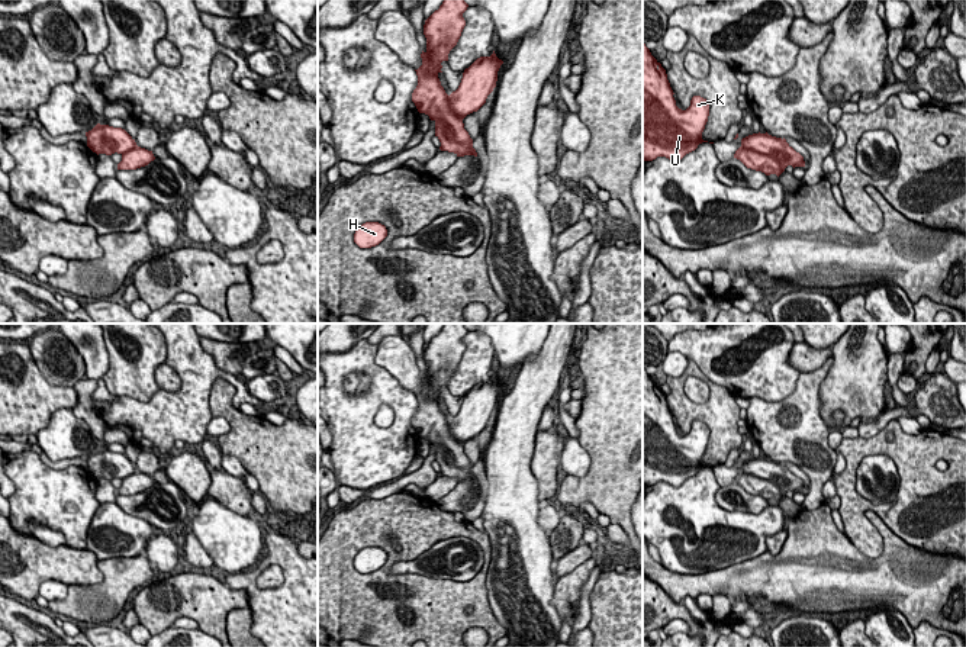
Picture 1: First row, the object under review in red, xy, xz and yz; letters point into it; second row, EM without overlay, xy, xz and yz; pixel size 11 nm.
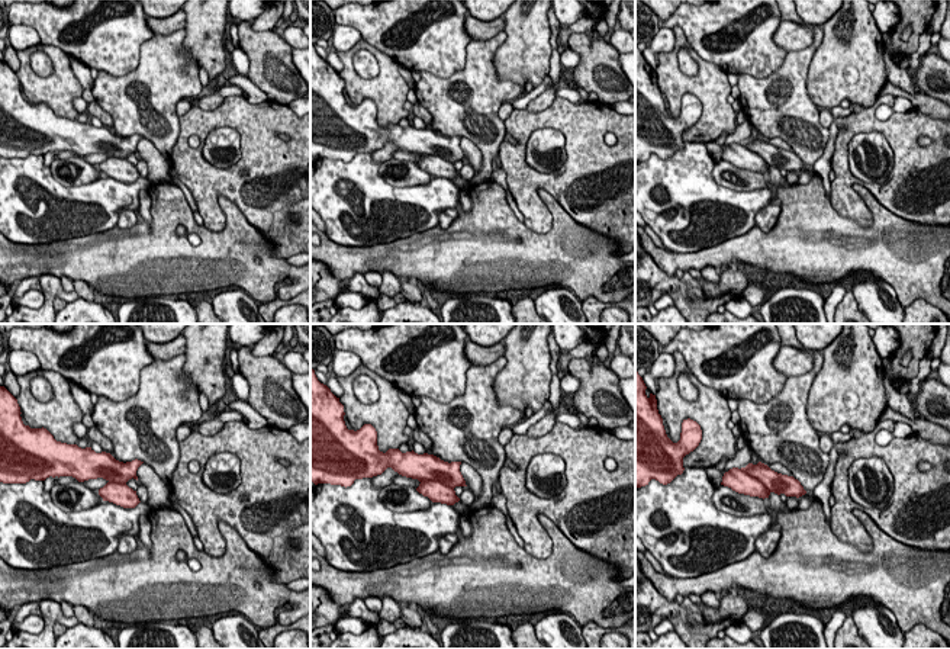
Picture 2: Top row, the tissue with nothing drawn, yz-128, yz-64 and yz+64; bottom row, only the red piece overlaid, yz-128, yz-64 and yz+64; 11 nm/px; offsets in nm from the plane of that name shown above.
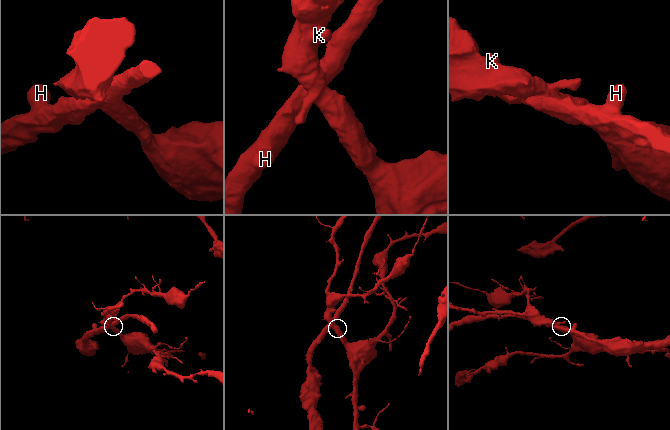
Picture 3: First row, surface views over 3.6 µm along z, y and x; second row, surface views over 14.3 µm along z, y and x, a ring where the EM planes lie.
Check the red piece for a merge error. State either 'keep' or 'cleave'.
keep

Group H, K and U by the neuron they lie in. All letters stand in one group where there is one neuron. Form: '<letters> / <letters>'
H K U

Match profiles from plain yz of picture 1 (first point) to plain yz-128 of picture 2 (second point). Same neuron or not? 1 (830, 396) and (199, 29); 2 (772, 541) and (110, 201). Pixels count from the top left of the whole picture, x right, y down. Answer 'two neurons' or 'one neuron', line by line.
1: one neuron
2: two neurons

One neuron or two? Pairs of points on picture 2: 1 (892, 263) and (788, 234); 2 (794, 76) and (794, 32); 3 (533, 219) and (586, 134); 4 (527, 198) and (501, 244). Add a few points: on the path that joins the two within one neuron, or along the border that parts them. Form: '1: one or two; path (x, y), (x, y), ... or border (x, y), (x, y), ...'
1: one; path (866, 249), (821, 247), (814, 243)
2: two; border (810, 26), (812, 41), (799, 50), (788, 52)
3: one; path (533, 193), (538, 182), (557, 182), (579, 160)
4: two; border (537, 192), (550, 214), (550, 228), (544, 234)

